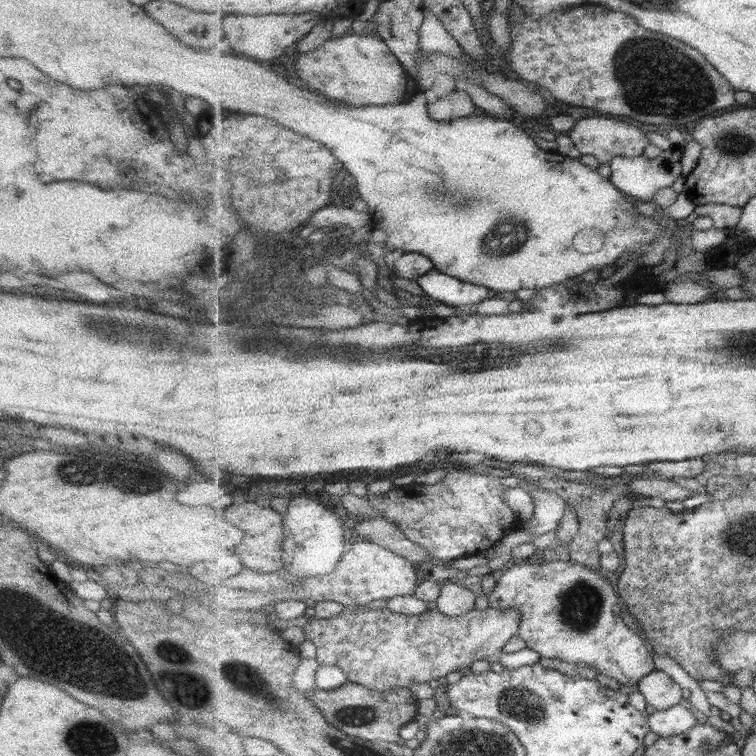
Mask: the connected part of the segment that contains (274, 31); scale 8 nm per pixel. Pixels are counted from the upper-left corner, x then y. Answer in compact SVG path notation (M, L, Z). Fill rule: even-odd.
M291 14L291 16L227 16L225 18L225 32L231 42L235 42L235 48L247 56L259 58L259 60L273 60L281 56L289 46L293 46L297 40L307 36L311 28L321 20L319 14Z

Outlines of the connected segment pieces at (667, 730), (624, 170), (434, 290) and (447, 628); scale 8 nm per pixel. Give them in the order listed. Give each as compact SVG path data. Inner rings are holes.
M681 705L667 710L657 710L648 716L651 730L659 737L669 738L697 726L695 711Z
M669 148L654 158L647 156L616 156L611 160L611 180L630 198L640 198L642 202L654 202L656 194L664 188L673 186L683 176L681 148Z
M437 268L418 277L417 282L428 296L451 307L477 305L479 302L489 300L489 294L495 294L486 286L463 282L458 278L443 274Z
M346 607L341 614L321 619L317 616L308 617L308 623L302 628L306 640L316 643L317 660L320 666L338 666L348 676L351 683L361 684L377 692L389 692L394 688L411 688L414 684L437 680L451 672L469 668L477 660L486 660L498 655L501 648L517 636L520 629L520 612L514 608L495 610L487 608L472 610L463 616L450 617L439 610L425 611L419 616L399 614L383 609L353 610Z

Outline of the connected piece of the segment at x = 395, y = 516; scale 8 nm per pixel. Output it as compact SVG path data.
M449 470L449 476L435 486L421 486L415 483L412 486L394 489L379 496L368 495L368 498L380 512L379 517L385 517L392 523L395 522L409 540L423 546L423 549L432 557L448 562L459 558L483 556L487 550L495 548L497 541L512 534L517 524L519 527L520 522L515 517L515 512L512 512L505 503L504 492L506 490L509 488L503 486L501 478Z

